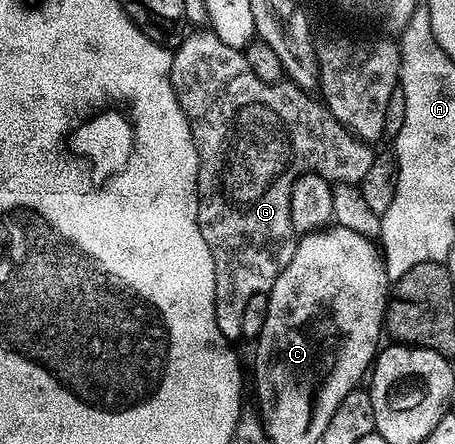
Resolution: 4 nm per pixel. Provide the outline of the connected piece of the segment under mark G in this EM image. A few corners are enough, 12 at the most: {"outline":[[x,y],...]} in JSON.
{"outline":[[193,30],[171,82],[199,154],[215,326],[291,262],[291,186],[375,152],[316,95]]}

